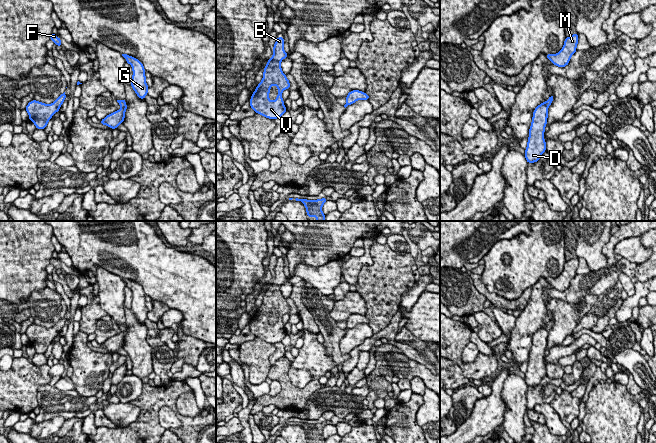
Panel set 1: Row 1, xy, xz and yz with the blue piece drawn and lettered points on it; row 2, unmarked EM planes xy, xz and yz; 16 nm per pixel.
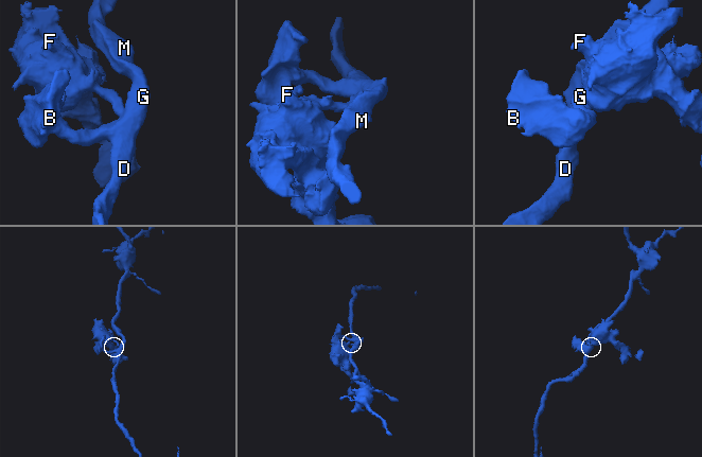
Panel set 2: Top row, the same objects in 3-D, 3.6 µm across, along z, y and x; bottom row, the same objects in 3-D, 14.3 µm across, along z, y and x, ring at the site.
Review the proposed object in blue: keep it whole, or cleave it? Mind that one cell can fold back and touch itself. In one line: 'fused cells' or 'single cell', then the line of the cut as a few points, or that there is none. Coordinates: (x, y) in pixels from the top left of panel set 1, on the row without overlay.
fused cells | xy (126, 329), (121, 332)

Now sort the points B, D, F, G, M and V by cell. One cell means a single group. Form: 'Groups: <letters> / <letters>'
Groups: B D G M V / F

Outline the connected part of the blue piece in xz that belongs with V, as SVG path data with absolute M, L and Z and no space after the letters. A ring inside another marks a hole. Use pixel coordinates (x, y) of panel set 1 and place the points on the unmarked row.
M277 261L273 271L273 280L267 285L267 288L264 292L262 305L258 308L255 315L252 317L251 323L249 325L250 331L257 338L260 338L268 343L274 344L281 342L282 339L287 335L284 329L284 324L282 322L282 316L286 313L290 313L290 306L281 292L281 285L285 282L288 282L288 279L284 274L284 262ZM272 309L275 309L278 313L278 319L274 325L269 323L269 317Z

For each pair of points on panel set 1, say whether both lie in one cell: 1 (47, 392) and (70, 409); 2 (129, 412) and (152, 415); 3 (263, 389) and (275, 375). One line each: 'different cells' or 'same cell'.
1: same cell
2: different cells
3: different cells

